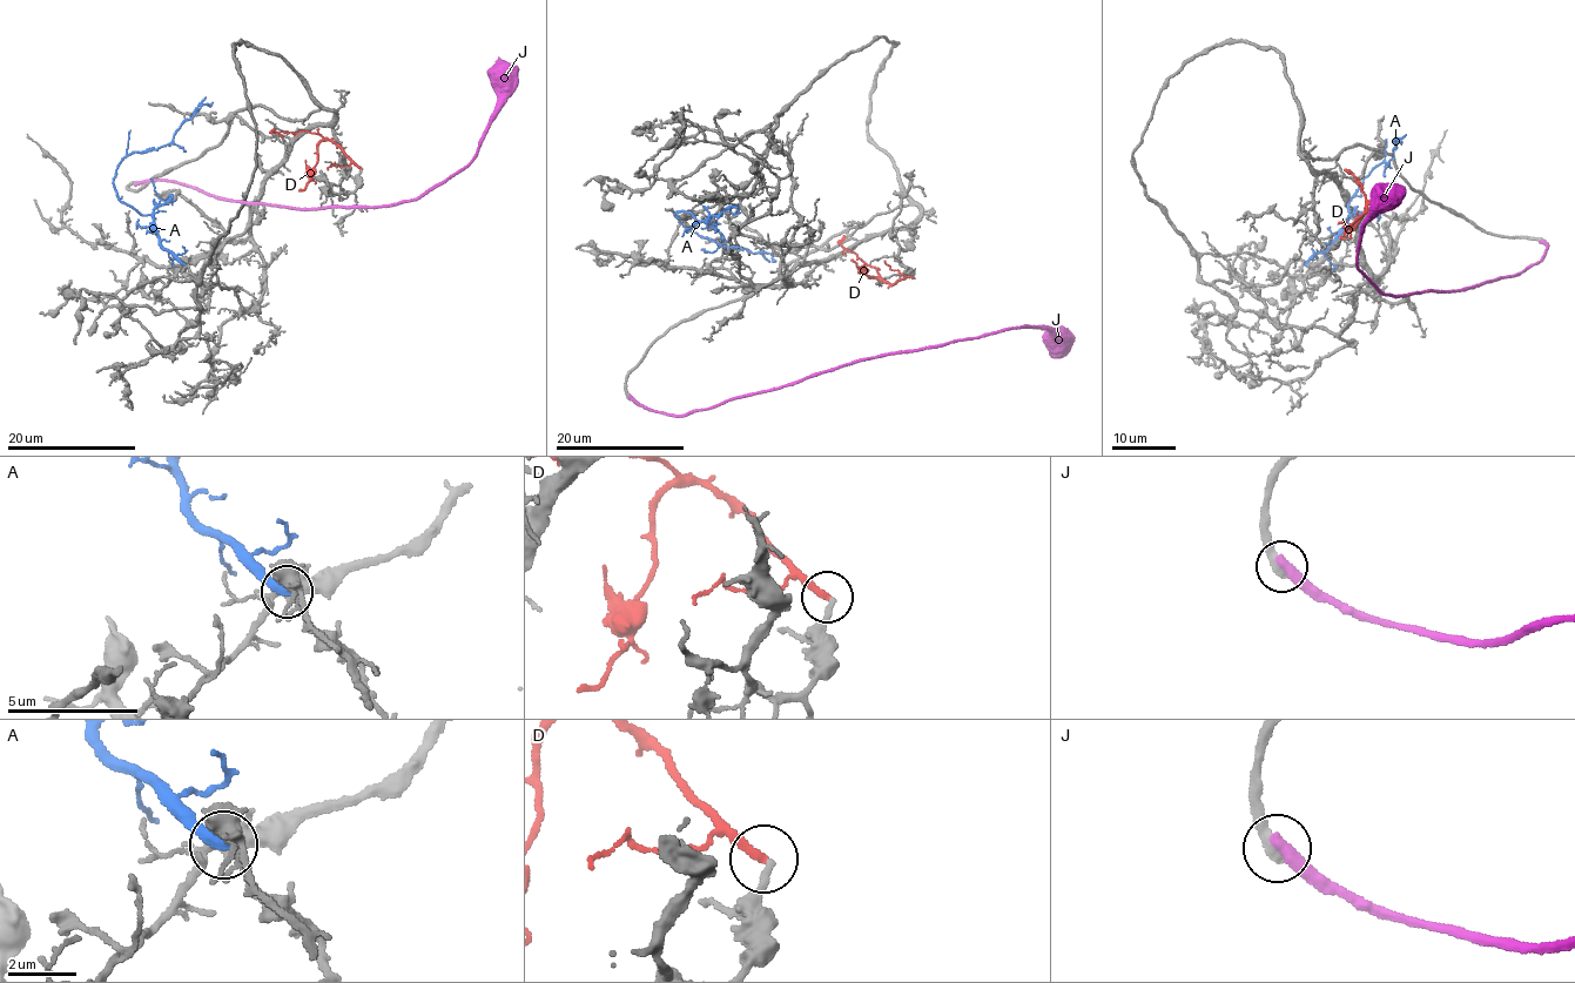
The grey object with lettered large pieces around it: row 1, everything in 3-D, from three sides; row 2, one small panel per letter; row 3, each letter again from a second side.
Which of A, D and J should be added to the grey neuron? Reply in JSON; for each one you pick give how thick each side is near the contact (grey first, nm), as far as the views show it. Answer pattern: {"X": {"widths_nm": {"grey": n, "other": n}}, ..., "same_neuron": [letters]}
{"same_neuron": []}

